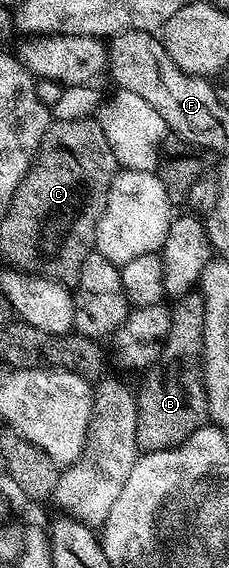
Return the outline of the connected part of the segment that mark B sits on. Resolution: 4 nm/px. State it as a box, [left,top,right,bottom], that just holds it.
[136,292,209,451]

